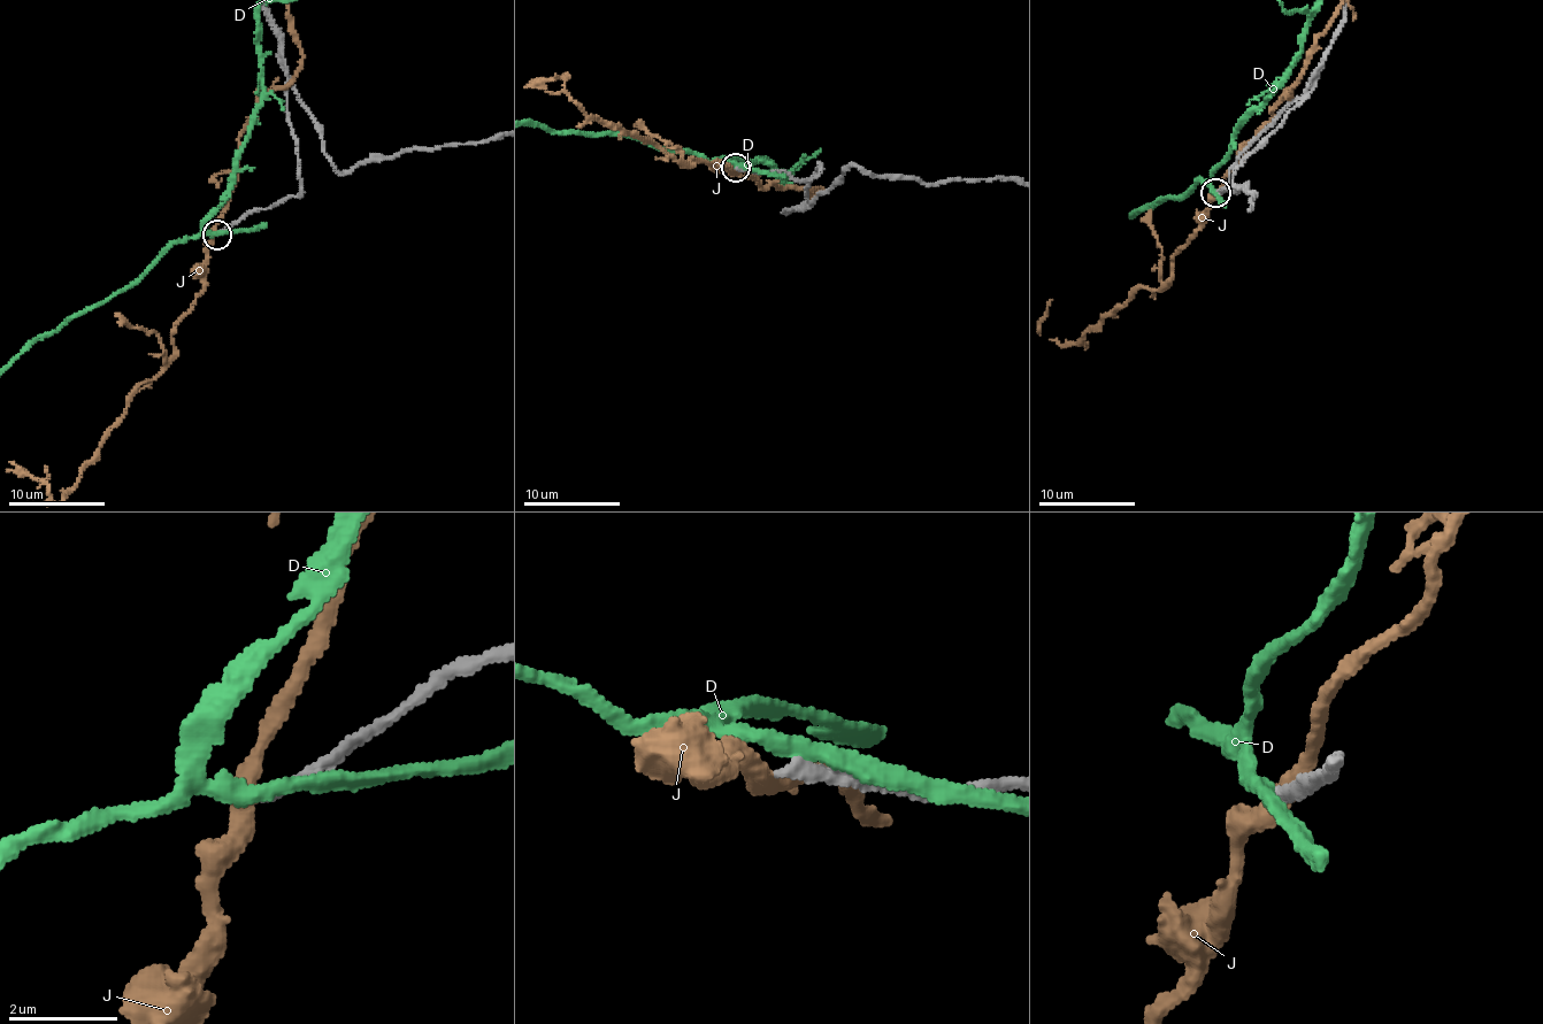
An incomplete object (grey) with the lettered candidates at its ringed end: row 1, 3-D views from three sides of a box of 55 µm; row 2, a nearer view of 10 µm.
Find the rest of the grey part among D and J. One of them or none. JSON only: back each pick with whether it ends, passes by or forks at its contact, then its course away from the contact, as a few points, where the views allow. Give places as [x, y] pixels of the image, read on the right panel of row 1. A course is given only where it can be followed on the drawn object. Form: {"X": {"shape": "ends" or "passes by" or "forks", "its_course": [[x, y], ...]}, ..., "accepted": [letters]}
{"accepted": []}

